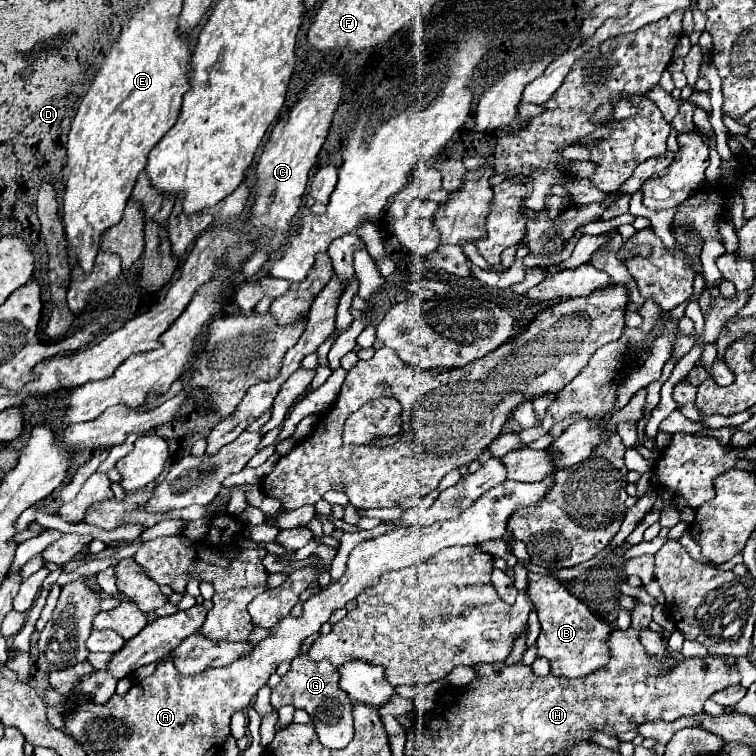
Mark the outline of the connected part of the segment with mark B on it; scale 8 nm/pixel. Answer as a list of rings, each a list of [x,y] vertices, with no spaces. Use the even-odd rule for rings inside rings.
[[[533,574],[527,588],[541,622],[541,634],[537,638],[537,656],[543,656],[551,662],[551,674],[577,678],[591,674],[609,662],[609,634],[613,632],[611,624],[597,616],[583,600],[571,594],[563,582],[549,574]]]

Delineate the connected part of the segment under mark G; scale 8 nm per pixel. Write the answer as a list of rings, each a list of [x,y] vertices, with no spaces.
[[[301,654],[291,662],[289,672],[283,676],[279,686],[271,690],[271,704],[275,710],[285,704],[307,710],[319,736],[319,742],[327,748],[345,748],[353,738],[353,714],[351,714],[353,704],[347,692],[341,690],[339,678],[337,669],[328,660],[315,664],[315,662],[309,662],[305,654]]]

